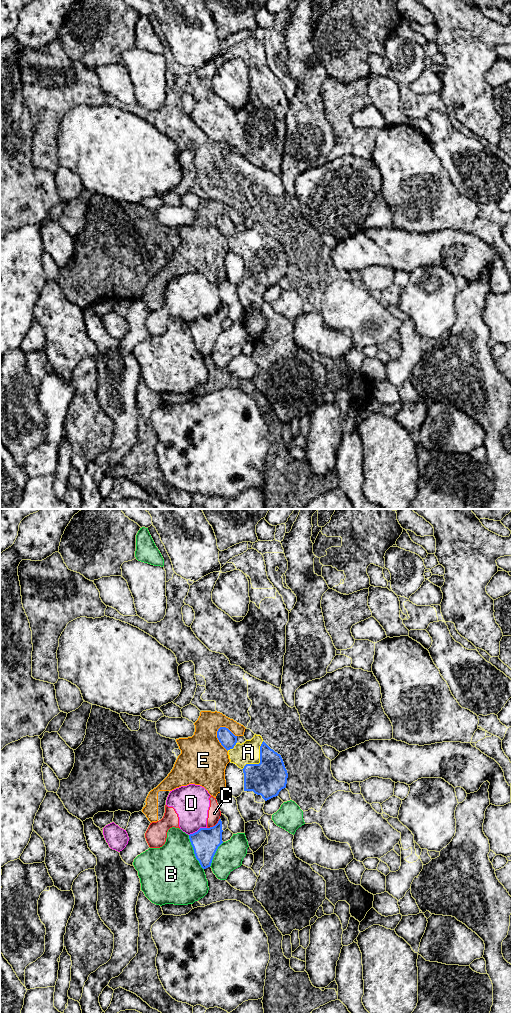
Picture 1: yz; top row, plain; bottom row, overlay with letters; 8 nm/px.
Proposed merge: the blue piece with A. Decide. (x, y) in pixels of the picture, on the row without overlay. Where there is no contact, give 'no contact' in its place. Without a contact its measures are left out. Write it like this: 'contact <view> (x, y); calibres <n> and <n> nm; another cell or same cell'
contact yz (260, 249); calibres 280 and 180 nm; same cell

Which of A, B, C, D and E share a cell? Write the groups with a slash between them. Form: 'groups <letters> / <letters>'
groups A / B / C D / E

